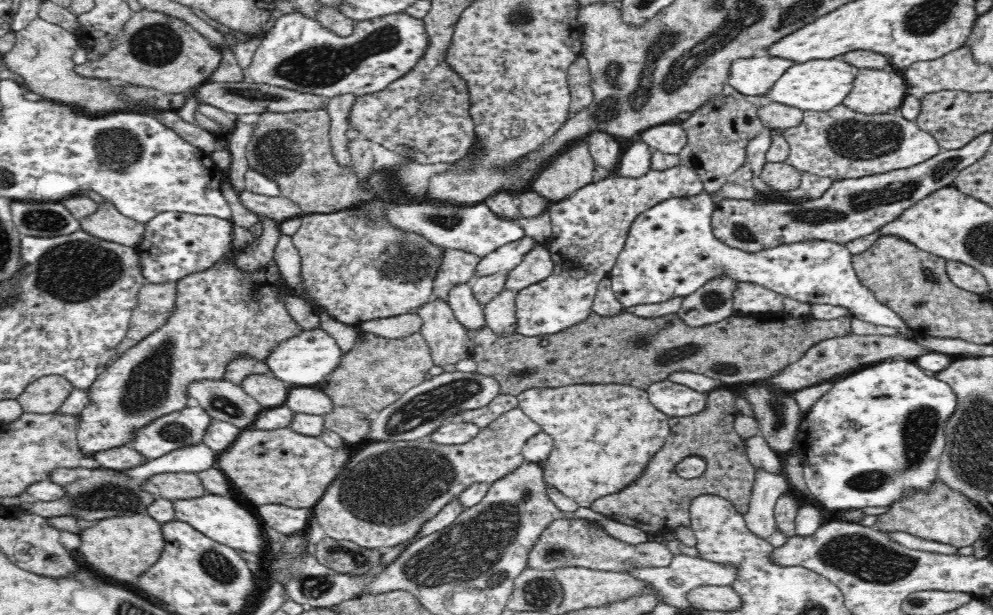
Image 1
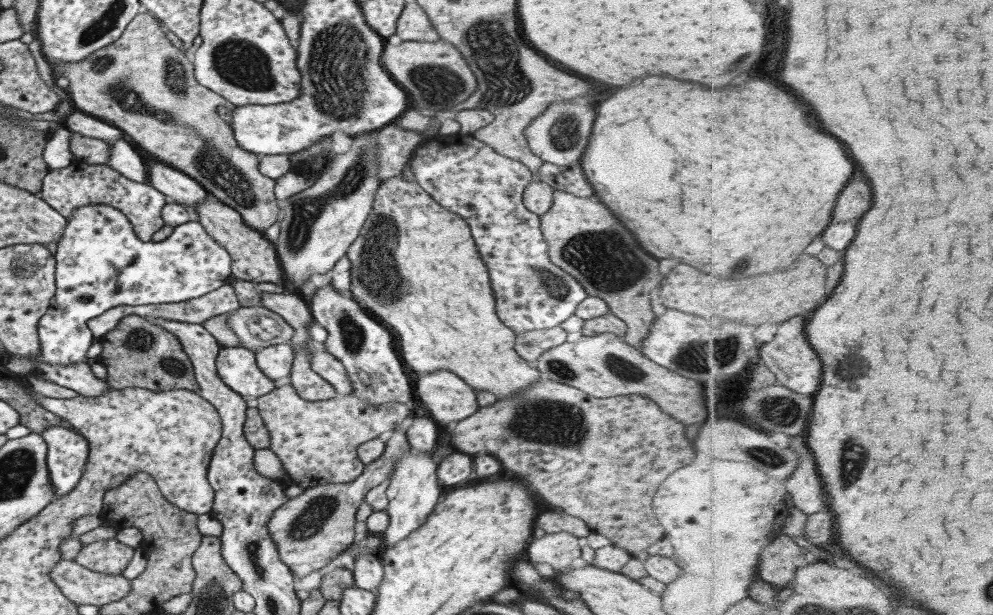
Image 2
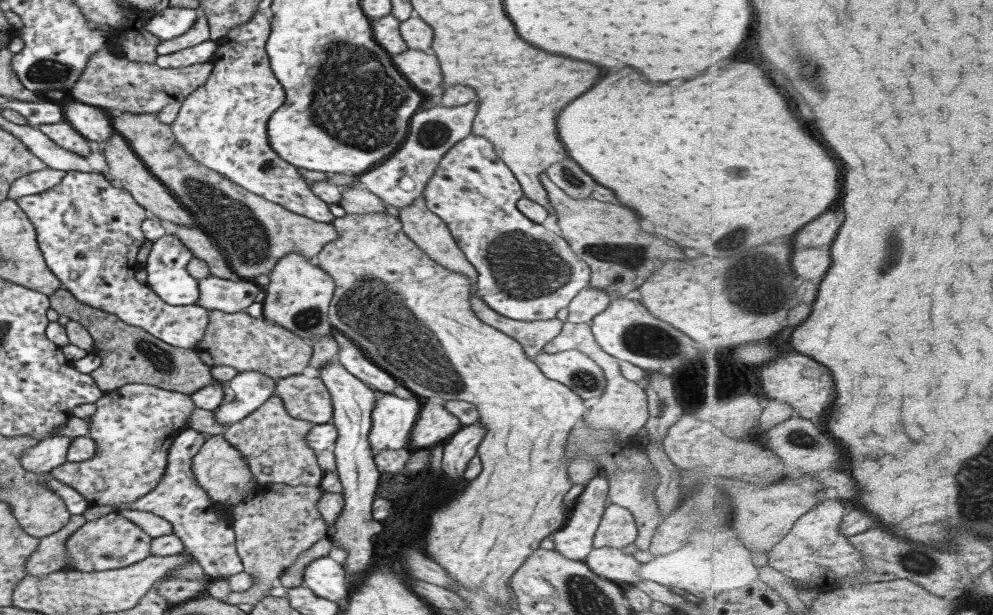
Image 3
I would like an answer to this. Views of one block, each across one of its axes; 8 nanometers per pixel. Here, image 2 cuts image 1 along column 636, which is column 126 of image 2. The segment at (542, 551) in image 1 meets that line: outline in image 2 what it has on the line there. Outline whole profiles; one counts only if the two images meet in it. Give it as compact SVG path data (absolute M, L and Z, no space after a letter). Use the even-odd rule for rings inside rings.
M114 538L84 544L74 561L93 572L121 575L132 561L134 553L135 549Z

